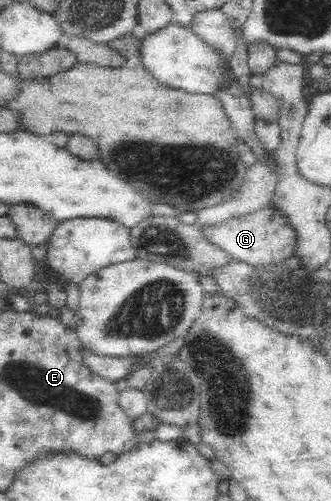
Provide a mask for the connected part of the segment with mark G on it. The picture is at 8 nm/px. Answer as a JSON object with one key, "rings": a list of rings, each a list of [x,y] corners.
{"rings":[[[273,206],[225,217],[216,223],[196,225],[202,238],[217,245],[231,259],[246,262],[251,266],[280,263],[292,256],[295,233],[287,219]]]}

